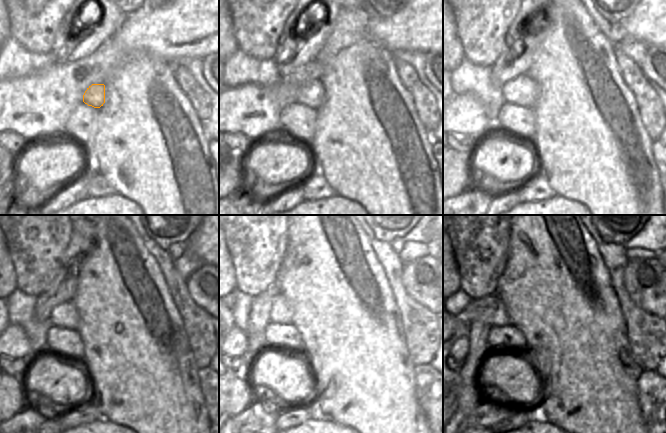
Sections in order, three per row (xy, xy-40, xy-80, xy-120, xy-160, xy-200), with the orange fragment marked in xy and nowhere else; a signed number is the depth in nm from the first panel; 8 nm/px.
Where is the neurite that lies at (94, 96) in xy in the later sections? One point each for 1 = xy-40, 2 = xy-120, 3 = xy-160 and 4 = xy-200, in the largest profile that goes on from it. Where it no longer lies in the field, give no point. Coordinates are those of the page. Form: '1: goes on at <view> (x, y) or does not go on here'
1: goes on at xy-40 (312, 93)
2: goes on at xy-120 (65, 315)
3: goes on at xy-160 (281, 313)
4: goes on at xy-200 (491, 310)

